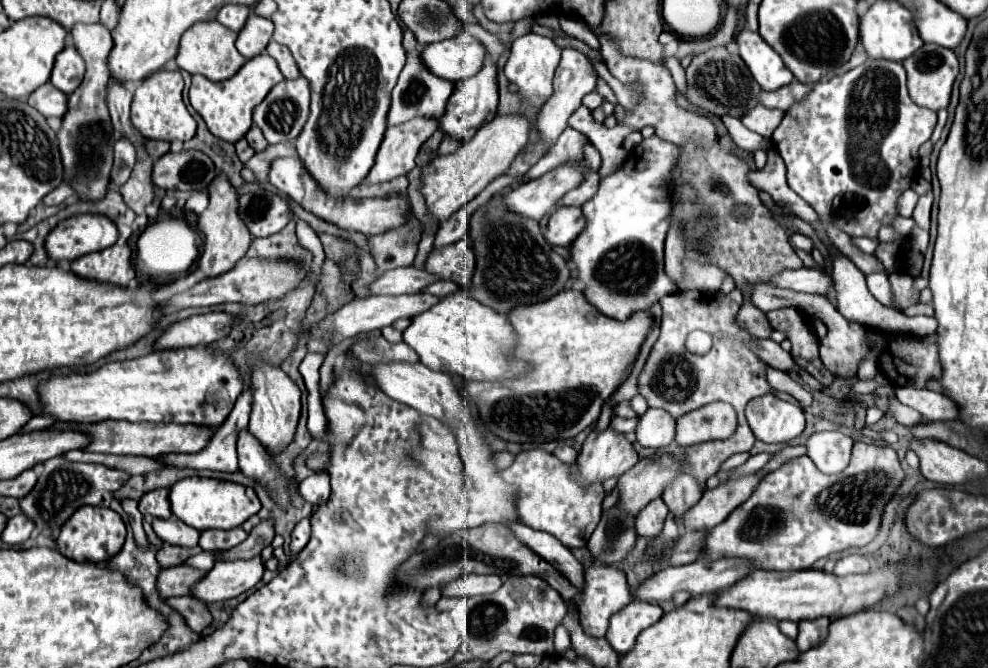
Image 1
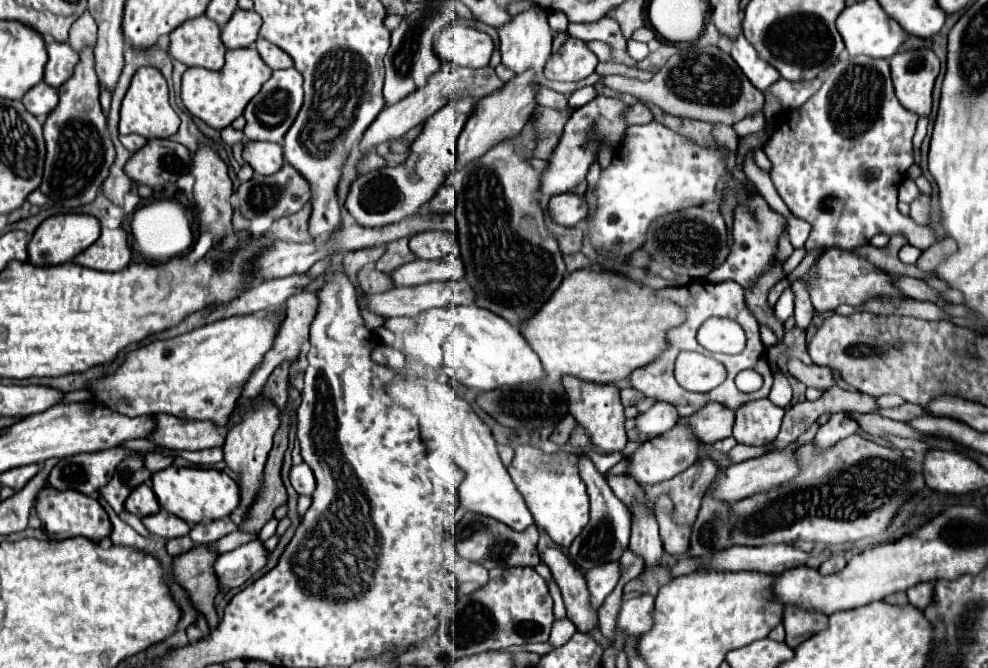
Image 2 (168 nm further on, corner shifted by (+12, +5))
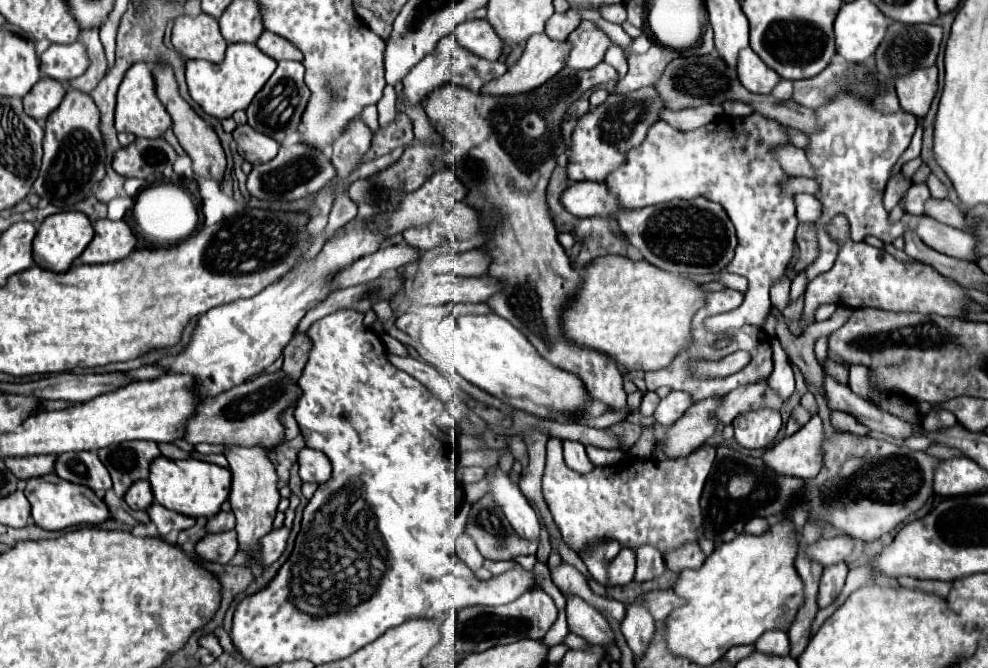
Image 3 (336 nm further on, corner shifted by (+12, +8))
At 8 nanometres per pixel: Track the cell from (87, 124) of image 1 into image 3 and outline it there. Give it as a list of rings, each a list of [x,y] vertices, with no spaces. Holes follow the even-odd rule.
[[[65,85],[65,97],[61,105],[47,117],[43,139],[43,165],[39,177],[33,183],[35,193],[41,199],[57,207],[69,207],[83,201],[95,183],[105,177],[105,141],[99,129],[101,113],[89,93]]]

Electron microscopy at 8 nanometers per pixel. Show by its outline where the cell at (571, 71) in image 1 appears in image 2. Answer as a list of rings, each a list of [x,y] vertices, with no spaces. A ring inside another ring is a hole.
[[[569,38],[545,64],[545,78],[567,82],[583,80],[595,72],[597,64],[599,60],[585,40]]]

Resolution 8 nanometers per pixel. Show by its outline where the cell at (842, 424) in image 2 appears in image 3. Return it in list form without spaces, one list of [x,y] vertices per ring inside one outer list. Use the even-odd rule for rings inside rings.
[[[843,411],[831,413],[831,427],[835,431],[847,431],[847,433],[855,433],[855,435],[867,435],[869,433],[869,429],[865,425],[861,425],[853,415],[843,413]]]

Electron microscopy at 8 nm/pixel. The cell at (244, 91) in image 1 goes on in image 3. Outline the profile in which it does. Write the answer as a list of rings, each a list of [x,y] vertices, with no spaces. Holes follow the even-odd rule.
[[[235,43],[227,47],[227,55],[219,65],[209,61],[187,61],[187,85],[191,99],[211,117],[215,119],[229,119],[235,111],[247,109],[255,93],[265,85],[265,81],[273,75],[277,61],[261,53],[255,45]]]

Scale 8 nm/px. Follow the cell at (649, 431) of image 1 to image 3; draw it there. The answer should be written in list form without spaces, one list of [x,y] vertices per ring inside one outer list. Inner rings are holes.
[[[671,391],[665,399],[661,399],[661,403],[655,409],[655,421],[659,425],[669,427],[673,421],[677,421],[689,407],[693,405],[693,401],[689,399],[689,395],[685,395],[683,391]]]

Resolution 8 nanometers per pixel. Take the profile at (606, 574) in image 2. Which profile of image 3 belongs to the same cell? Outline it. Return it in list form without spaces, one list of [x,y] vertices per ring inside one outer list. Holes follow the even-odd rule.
[[[621,549],[619,555],[607,565],[607,583],[609,585],[627,585],[635,575],[635,553],[633,549]]]

